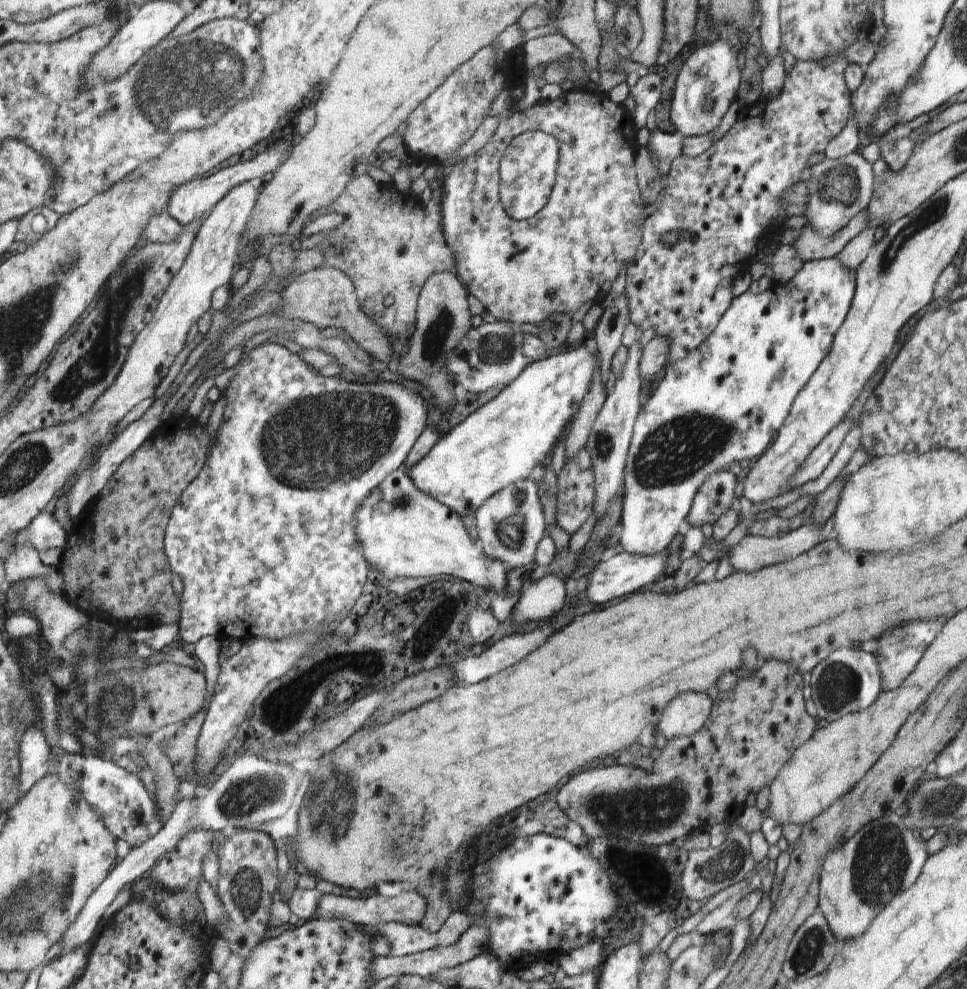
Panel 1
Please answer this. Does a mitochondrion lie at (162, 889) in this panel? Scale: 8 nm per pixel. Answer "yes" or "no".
no

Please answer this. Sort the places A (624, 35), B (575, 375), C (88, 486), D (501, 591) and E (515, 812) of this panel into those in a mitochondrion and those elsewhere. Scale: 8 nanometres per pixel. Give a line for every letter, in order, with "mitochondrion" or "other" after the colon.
A: other
B: other
C: other
D: other
E: other

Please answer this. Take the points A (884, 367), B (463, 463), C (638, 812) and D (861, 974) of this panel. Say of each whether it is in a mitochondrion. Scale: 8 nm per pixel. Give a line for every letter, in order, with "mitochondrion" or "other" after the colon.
A: other
B: other
C: mitochondrion
D: other

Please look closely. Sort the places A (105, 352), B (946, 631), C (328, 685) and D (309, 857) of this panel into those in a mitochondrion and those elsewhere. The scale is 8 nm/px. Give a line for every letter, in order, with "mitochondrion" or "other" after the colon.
A: mitochondrion
B: other
C: other
D: other

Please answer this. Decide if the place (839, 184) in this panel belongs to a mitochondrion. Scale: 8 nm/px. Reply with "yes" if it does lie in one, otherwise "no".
yes

